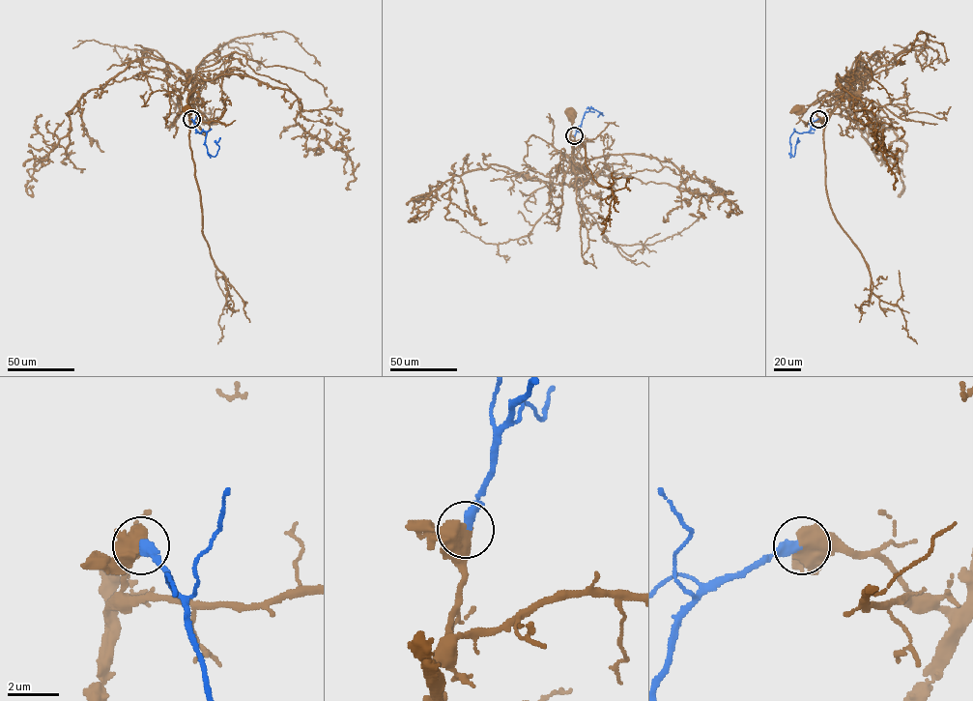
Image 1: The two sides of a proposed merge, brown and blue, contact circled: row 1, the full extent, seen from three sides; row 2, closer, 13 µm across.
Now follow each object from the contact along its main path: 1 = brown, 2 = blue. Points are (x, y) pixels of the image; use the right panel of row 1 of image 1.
1: (818, 119), (827, 120), (843, 98), (842, 93), (828, 95), (797, 109)
2: (818, 119), (813, 122), (808, 131), (793, 132), (789, 137), (792, 156), (798, 137)

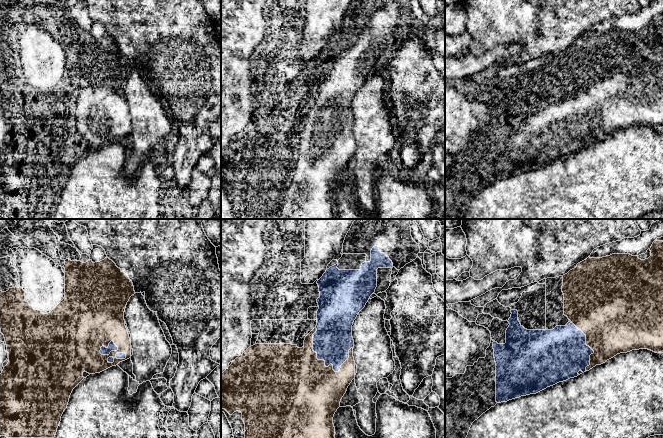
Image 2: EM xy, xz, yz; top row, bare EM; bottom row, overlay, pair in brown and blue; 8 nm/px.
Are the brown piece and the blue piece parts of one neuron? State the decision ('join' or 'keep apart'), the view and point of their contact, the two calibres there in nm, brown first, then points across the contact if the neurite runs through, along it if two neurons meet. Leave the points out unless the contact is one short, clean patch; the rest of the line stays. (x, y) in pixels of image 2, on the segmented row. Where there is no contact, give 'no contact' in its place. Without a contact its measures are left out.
join; contact xy (112, 356); calibres 300 and 60 nm

